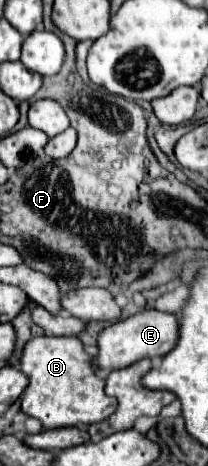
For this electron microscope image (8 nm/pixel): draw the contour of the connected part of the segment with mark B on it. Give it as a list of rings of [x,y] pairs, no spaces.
[[[34,337],[24,347],[24,353],[20,359],[20,369],[30,379],[30,383],[22,395],[22,411],[30,417],[40,419],[46,429],[102,423],[116,411],[118,403],[114,401],[114,397],[108,397],[104,393],[104,379],[96,375],[92,357],[84,351],[84,345],[78,337]]]

